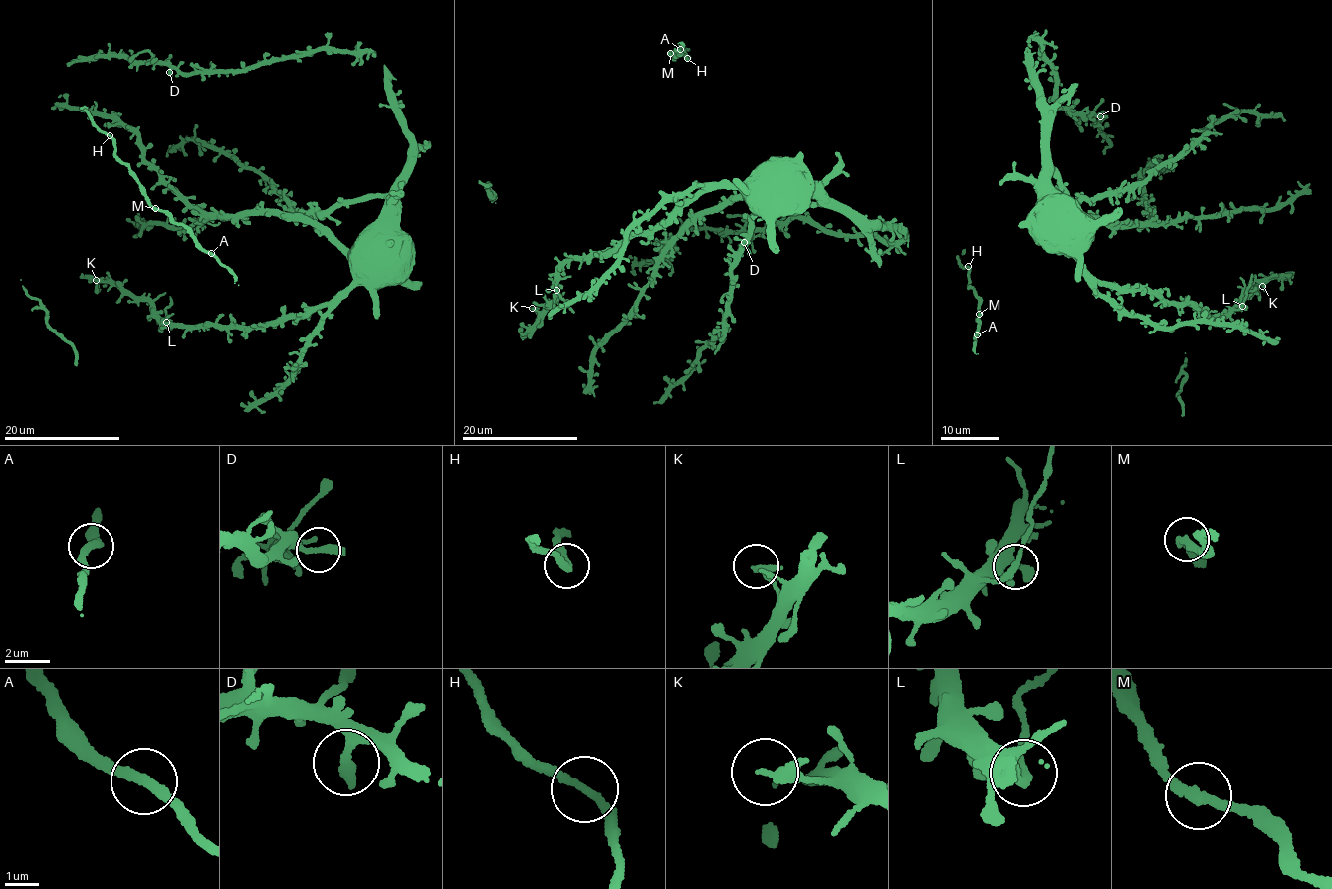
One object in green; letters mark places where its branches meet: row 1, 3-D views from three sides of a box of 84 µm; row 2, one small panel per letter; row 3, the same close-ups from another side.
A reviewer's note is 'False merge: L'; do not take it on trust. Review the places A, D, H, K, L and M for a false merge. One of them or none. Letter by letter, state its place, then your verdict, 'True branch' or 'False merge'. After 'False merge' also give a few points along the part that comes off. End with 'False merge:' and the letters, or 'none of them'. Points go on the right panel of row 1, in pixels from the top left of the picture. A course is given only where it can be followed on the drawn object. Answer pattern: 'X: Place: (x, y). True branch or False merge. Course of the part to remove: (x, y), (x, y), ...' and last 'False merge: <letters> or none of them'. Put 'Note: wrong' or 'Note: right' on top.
Note: right
A: Place: (977, 334). True branch
D: Place: (1100, 116). True branch
H: Place: (968, 266). True branch
K: Place: (1262, 286). True branch
L: Place: (1242, 306). False merge. Course of the part to remove: (1242, 305), (1252, 274)
M: Place: (979, 314). True branch
False merge: L

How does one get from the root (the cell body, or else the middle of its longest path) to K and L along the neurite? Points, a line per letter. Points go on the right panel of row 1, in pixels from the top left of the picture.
K: (1046, 242), (1110, 287), (1139, 287), (1217, 320), (1265, 280), (1262, 286)
L: (1046, 242), (1066, 252), (1089, 273), (1115, 289), (1139, 287), (1172, 304), (1189, 305), (1217, 320), (1242, 305)

